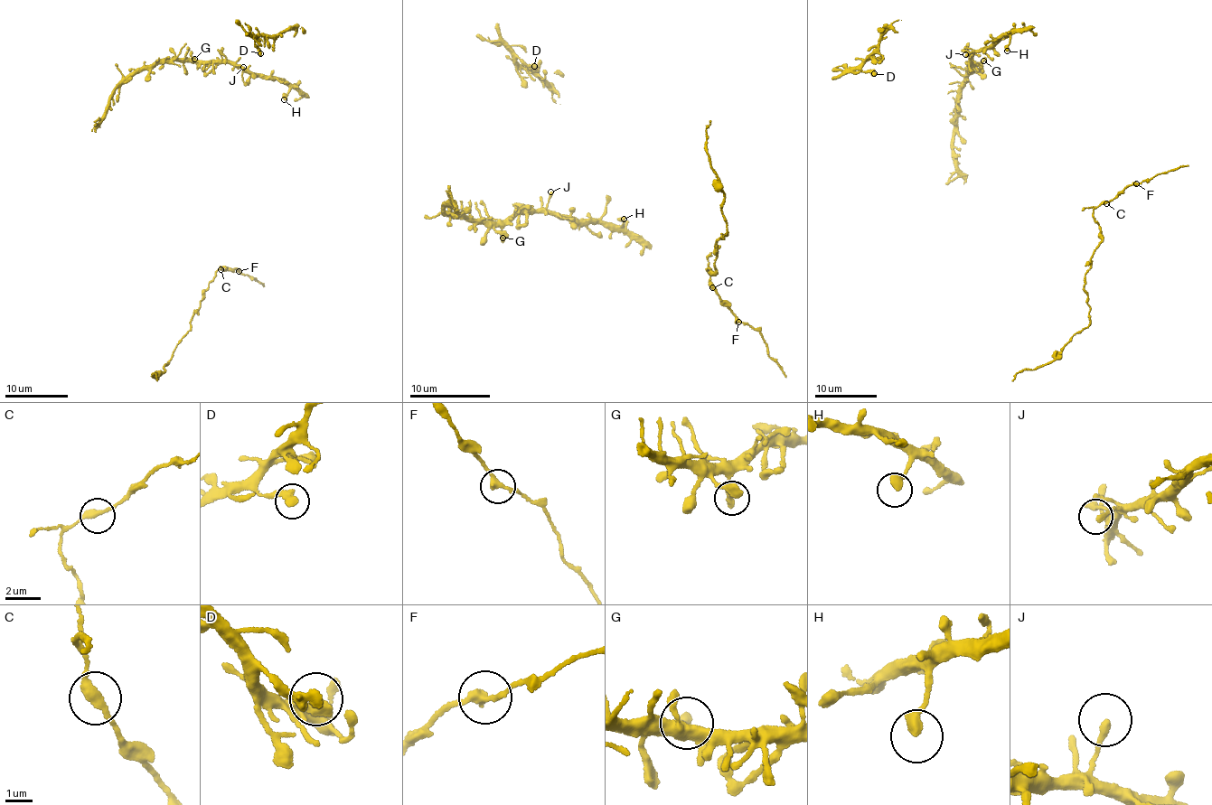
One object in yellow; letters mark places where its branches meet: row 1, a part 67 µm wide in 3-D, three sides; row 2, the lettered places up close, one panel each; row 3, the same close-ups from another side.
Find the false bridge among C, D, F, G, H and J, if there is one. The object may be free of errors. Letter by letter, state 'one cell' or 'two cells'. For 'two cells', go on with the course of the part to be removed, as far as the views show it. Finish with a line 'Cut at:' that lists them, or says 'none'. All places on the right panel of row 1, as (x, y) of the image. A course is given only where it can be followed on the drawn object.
C: one cell
D: one cell
F: one cell
G: one cell
H: one cell
J: one cell
Cut at: none

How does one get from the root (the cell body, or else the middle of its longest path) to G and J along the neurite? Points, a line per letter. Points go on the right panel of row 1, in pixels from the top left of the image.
G: (1007, 51), (1010, 36), (1007, 34), (970, 57), (975, 67), (983, 60)
J: (1007, 51), (1010, 36), (1007, 34), (981, 51), (965, 54)

